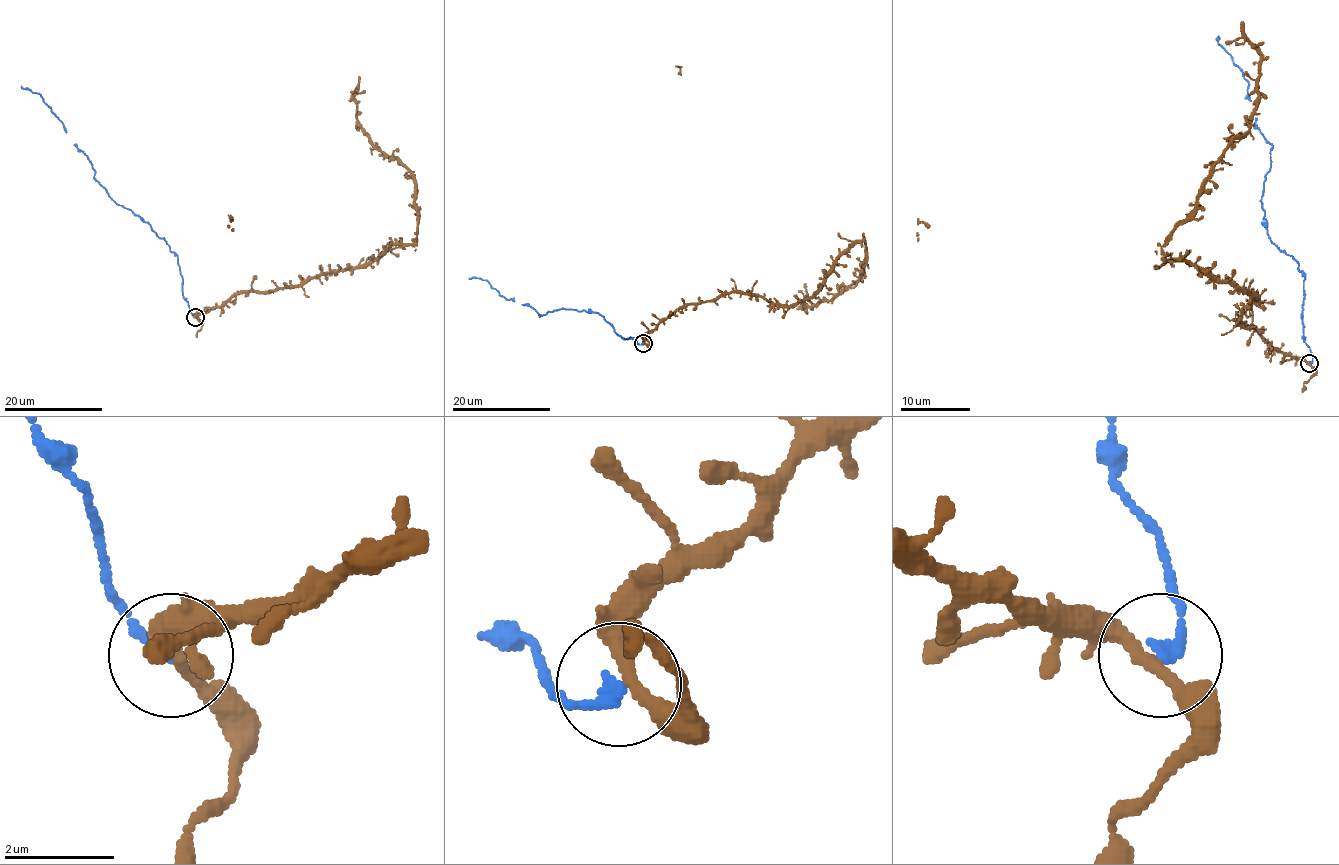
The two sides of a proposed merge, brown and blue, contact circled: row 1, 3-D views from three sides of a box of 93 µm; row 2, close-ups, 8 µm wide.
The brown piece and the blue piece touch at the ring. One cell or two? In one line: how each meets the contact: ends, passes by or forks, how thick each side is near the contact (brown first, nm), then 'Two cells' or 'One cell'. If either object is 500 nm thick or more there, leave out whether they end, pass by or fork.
At the ring brown passes by. At the ring blue ends. Thickness 240 nm (brown) against 200 nm. Two cells

